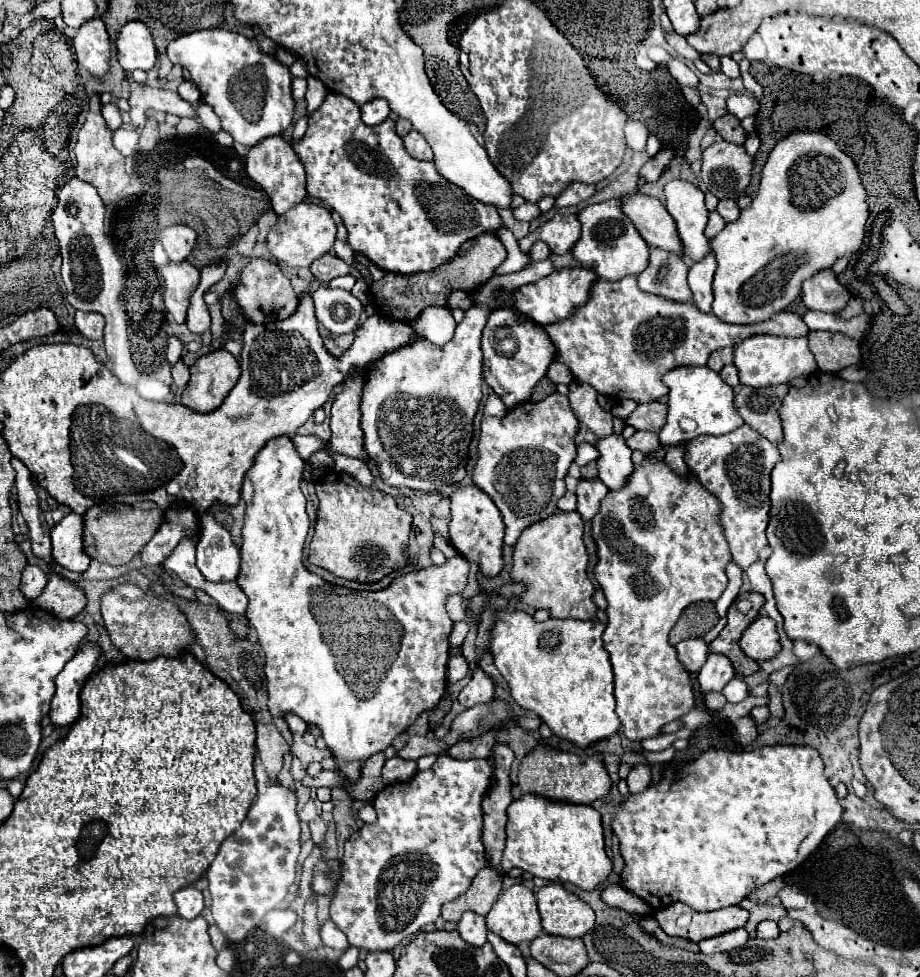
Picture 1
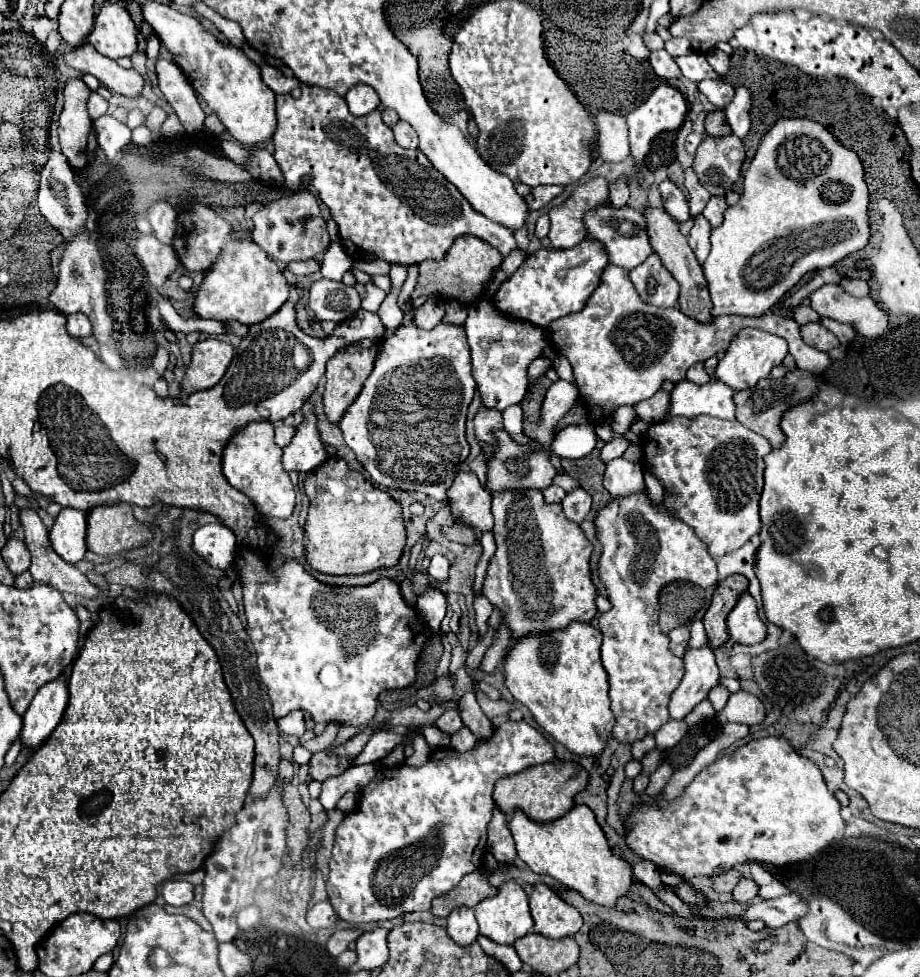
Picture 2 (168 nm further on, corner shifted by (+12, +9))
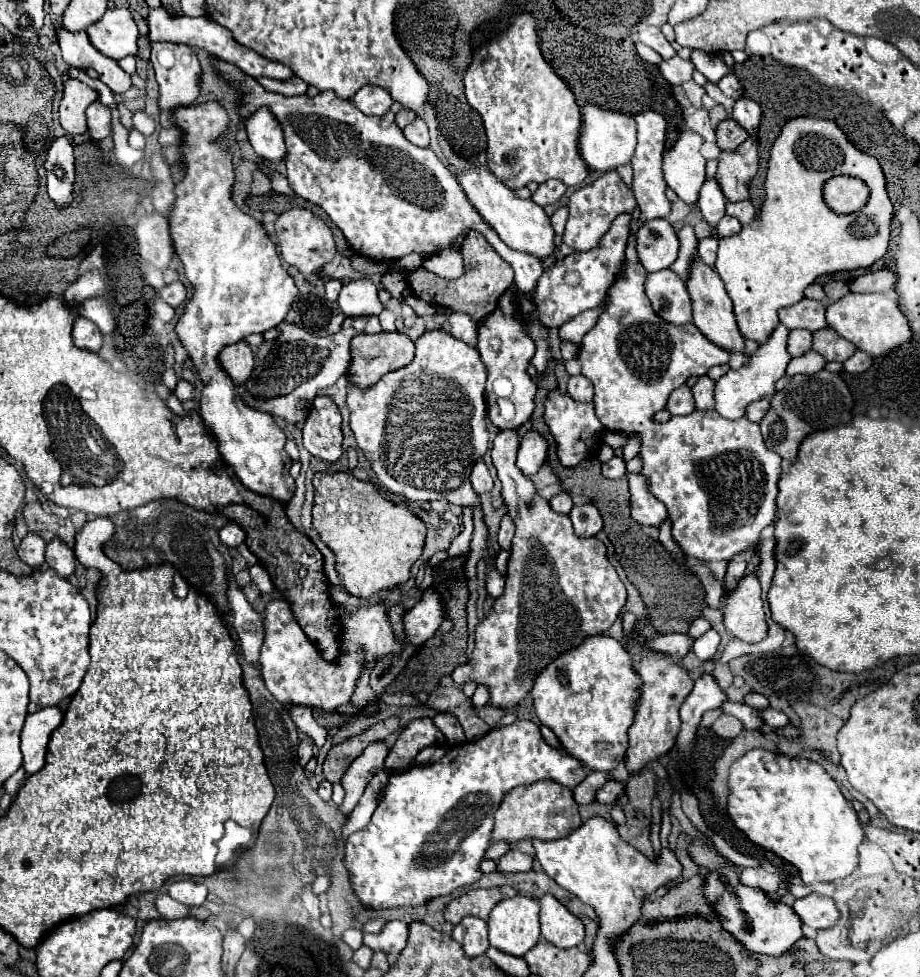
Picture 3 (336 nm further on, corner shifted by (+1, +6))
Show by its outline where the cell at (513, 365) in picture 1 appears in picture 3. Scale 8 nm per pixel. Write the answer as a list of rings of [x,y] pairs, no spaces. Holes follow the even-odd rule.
[[[498,307],[484,321],[478,323],[478,351],[488,371],[486,405],[490,421],[498,429],[518,429],[530,419],[534,411],[536,383],[528,375],[528,367],[536,353],[536,341],[516,317],[504,315]]]

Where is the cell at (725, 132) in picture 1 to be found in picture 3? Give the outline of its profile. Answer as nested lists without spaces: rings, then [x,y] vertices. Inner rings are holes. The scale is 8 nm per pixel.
[[[730,117],[724,119],[716,129],[716,143],[720,149],[736,149],[746,137],[748,133]]]

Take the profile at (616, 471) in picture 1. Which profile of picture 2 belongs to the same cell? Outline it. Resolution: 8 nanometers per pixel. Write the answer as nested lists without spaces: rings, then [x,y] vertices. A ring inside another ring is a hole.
[[[623,458],[607,462],[603,482],[613,498],[625,498],[633,492],[647,492],[643,480],[643,466],[639,462],[627,462]]]

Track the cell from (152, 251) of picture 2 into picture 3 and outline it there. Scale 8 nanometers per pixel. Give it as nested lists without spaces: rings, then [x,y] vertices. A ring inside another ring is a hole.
[[[142,215],[134,235],[138,239],[142,259],[160,271],[166,271],[174,257],[174,243],[168,221],[164,221],[160,215]]]

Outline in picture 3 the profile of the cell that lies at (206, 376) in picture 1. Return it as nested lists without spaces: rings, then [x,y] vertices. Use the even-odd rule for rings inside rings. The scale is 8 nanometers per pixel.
[[[240,341],[234,345],[228,345],[220,351],[220,367],[224,369],[224,373],[234,381],[234,383],[244,383],[246,377],[252,373],[254,369],[254,355],[250,351],[250,347]]]

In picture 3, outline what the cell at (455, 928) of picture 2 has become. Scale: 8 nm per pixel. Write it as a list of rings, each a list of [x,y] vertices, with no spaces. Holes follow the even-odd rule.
[[[464,917],[452,931],[452,937],[462,945],[464,953],[468,957],[476,957],[486,953],[486,949],[490,947],[488,943],[488,927],[486,921],[478,919],[478,917]]]

